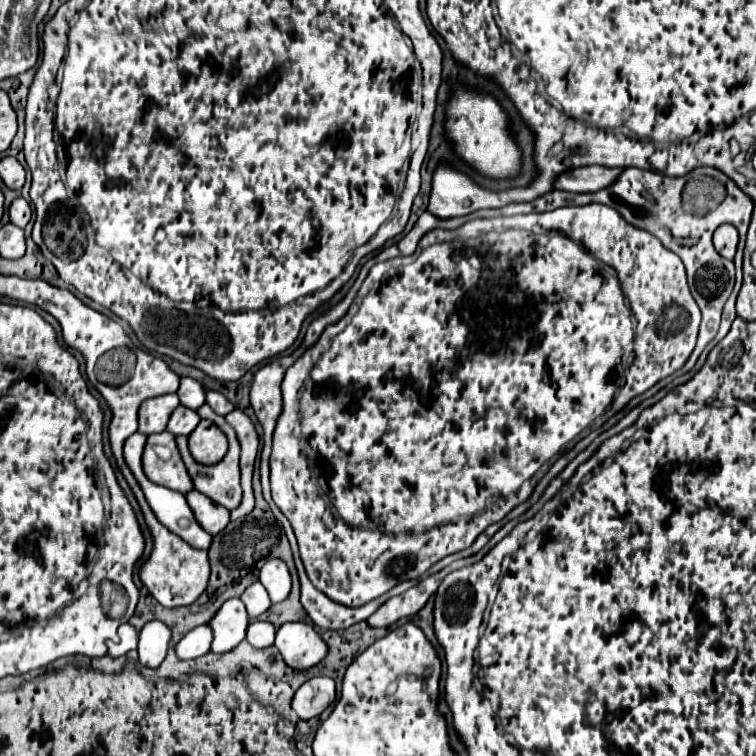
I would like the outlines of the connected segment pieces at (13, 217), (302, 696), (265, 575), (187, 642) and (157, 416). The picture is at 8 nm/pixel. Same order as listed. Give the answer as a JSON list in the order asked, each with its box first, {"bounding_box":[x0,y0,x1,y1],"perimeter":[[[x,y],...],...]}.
[{"bounding_box":[8,196,32,228],"perimeter":[[[22,196],[14,198],[14,202],[10,204],[10,210],[8,210],[10,222],[16,224],[16,226],[20,226],[20,228],[24,228],[28,224],[28,220],[30,220],[30,214],[32,214],[30,212],[30,204]]]},{"bounding_box":[292,676,336,720],"perimeter":[[[316,676],[304,682],[294,698],[292,698],[292,708],[302,720],[310,720],[318,714],[322,714],[330,702],[336,698],[336,686],[334,680],[326,676]]]},{"bounding_box":[258,558,292,604],"perimeter":[[[272,558],[260,568],[260,578],[258,580],[264,584],[272,604],[282,602],[288,596],[290,588],[292,588],[290,572],[288,572],[286,564],[280,558]]]},{"bounding_box":[176,626,212,660],"perimeter":[[[198,626],[190,630],[178,644],[176,644],[176,656],[180,660],[194,660],[210,652],[212,642],[212,630],[208,626]]]},{"bounding_box":[138,394,180,434],"perimeter":[[[164,394],[158,398],[144,400],[138,412],[138,432],[142,434],[154,434],[162,432],[166,428],[166,422],[172,414],[172,410],[180,404],[176,394]]]}]

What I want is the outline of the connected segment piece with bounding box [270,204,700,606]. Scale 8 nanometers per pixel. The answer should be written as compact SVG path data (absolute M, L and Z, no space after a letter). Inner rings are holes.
M562 206L558 210L542 214L520 214L510 218L476 218L456 230L446 232L441 228L434 229L423 236L419 246L422 250L410 264L404 264L400 257L390 260L398 261L398 268L390 268L384 280L382 275L378 275L377 267L374 265L358 291L359 300L364 300L358 312L352 316L352 322L344 330L338 330L337 324L329 325L320 336L320 340L306 348L302 356L287 369L284 382L281 384L282 416L278 416L278 424L274 428L270 456L272 500L294 528L300 546L300 556L310 582L330 600L336 600L344 606L364 606L366 602L386 594L396 584L420 578L432 564L436 564L444 556L472 546L486 526L502 520L512 508L516 508L514 496L518 494L522 484L530 480L544 462L556 456L562 450L562 446L574 440L596 418L608 414L606 408L612 408L616 396L622 398L620 402L624 402L623 409L634 397L650 390L656 382L680 370L696 346L700 308L688 290L682 260L674 252L664 248L656 236L642 228L634 228L632 224L622 220L622 214L618 214L618 210L610 206ZM297 416L300 420L298 438L294 434Z

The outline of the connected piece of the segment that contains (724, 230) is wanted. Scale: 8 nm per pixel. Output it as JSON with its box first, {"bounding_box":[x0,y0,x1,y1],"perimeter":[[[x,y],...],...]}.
{"bounding_box":[714,224,738,260],"perimeter":[[[722,224],[714,232],[714,248],[720,256],[732,260],[738,246],[738,230],[732,224]]]}

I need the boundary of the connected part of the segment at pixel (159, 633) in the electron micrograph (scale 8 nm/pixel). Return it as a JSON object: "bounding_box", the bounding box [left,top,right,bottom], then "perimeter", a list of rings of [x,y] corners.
{"bounding_box":[138,620,170,668],"perimeter":[[[152,620],[144,624],[144,628],[140,630],[140,640],[138,640],[140,664],[148,668],[158,668],[166,656],[168,640],[170,640],[170,628],[164,622]]]}

